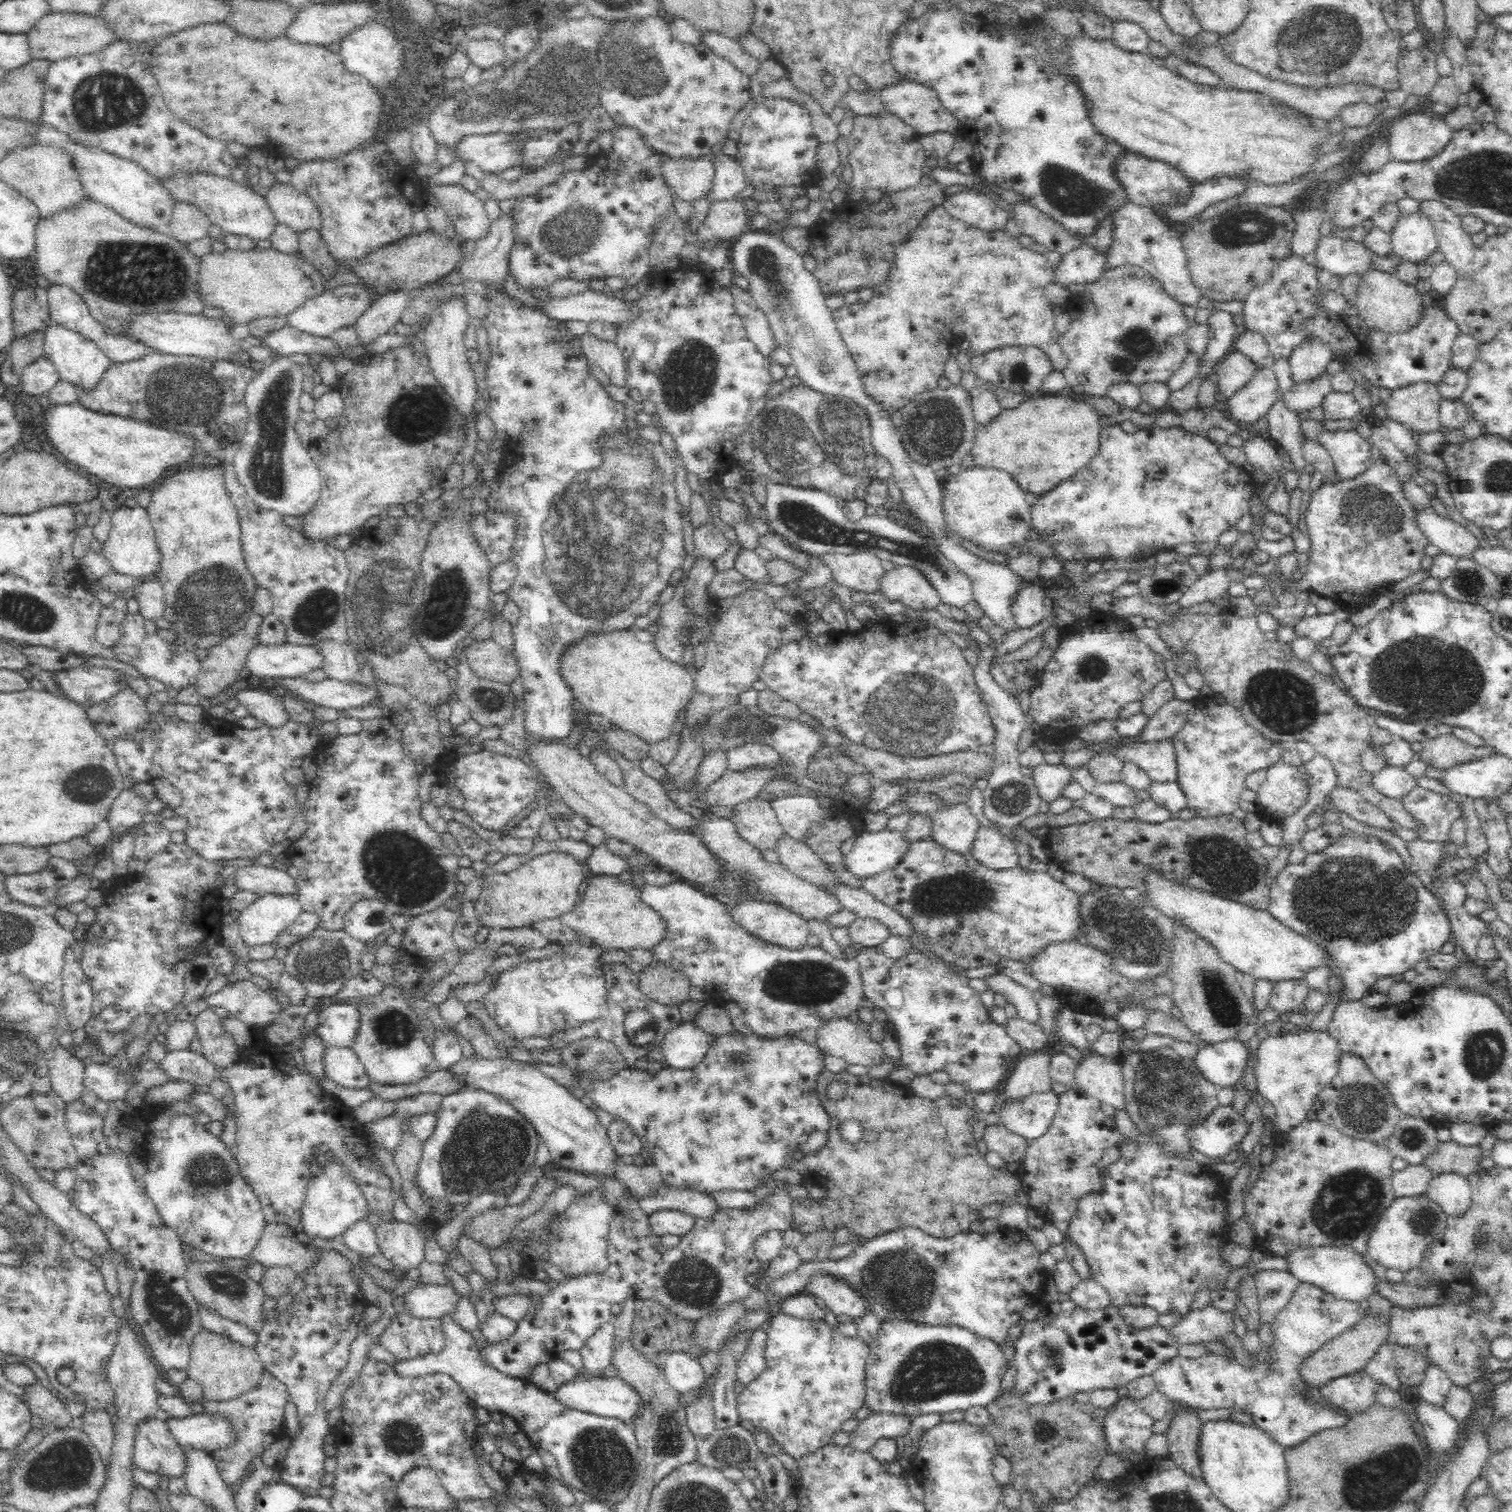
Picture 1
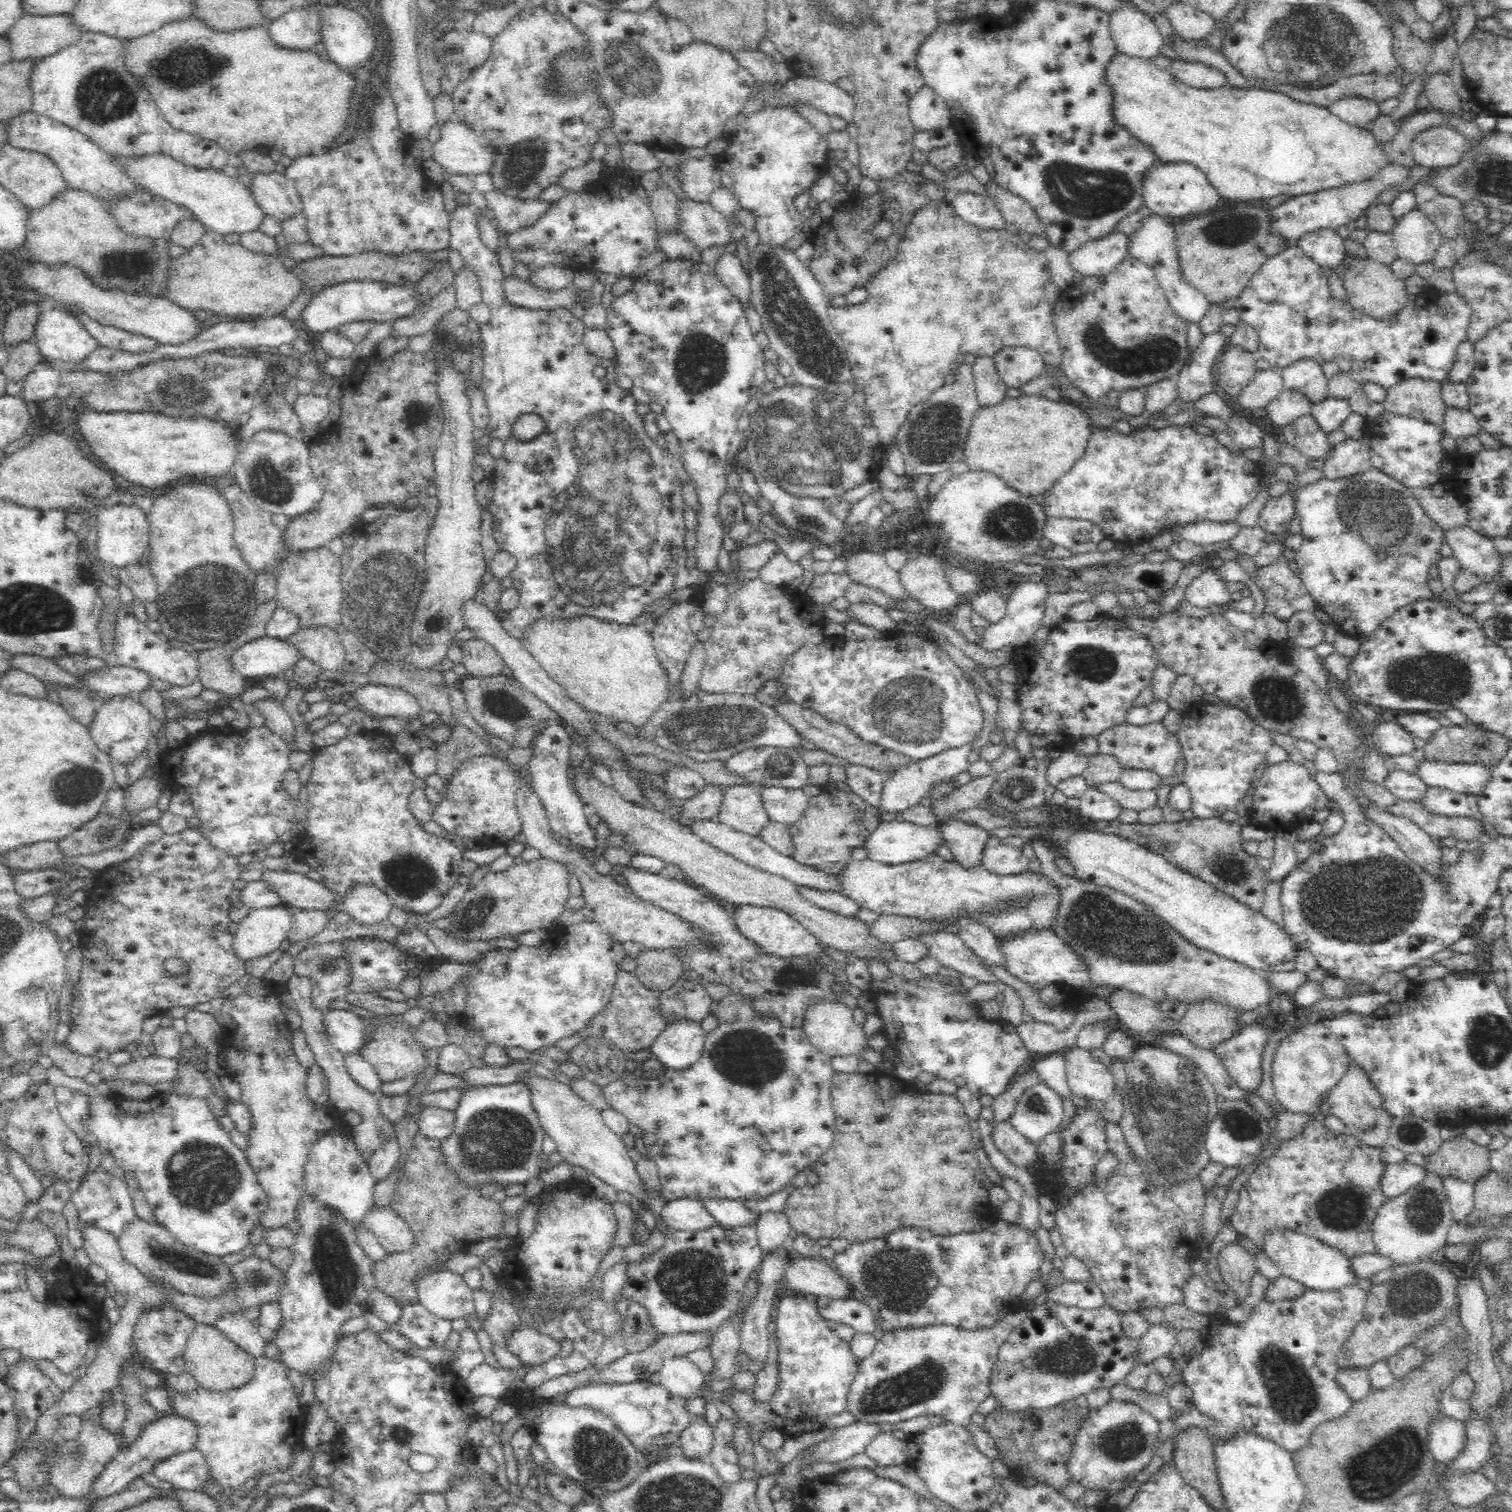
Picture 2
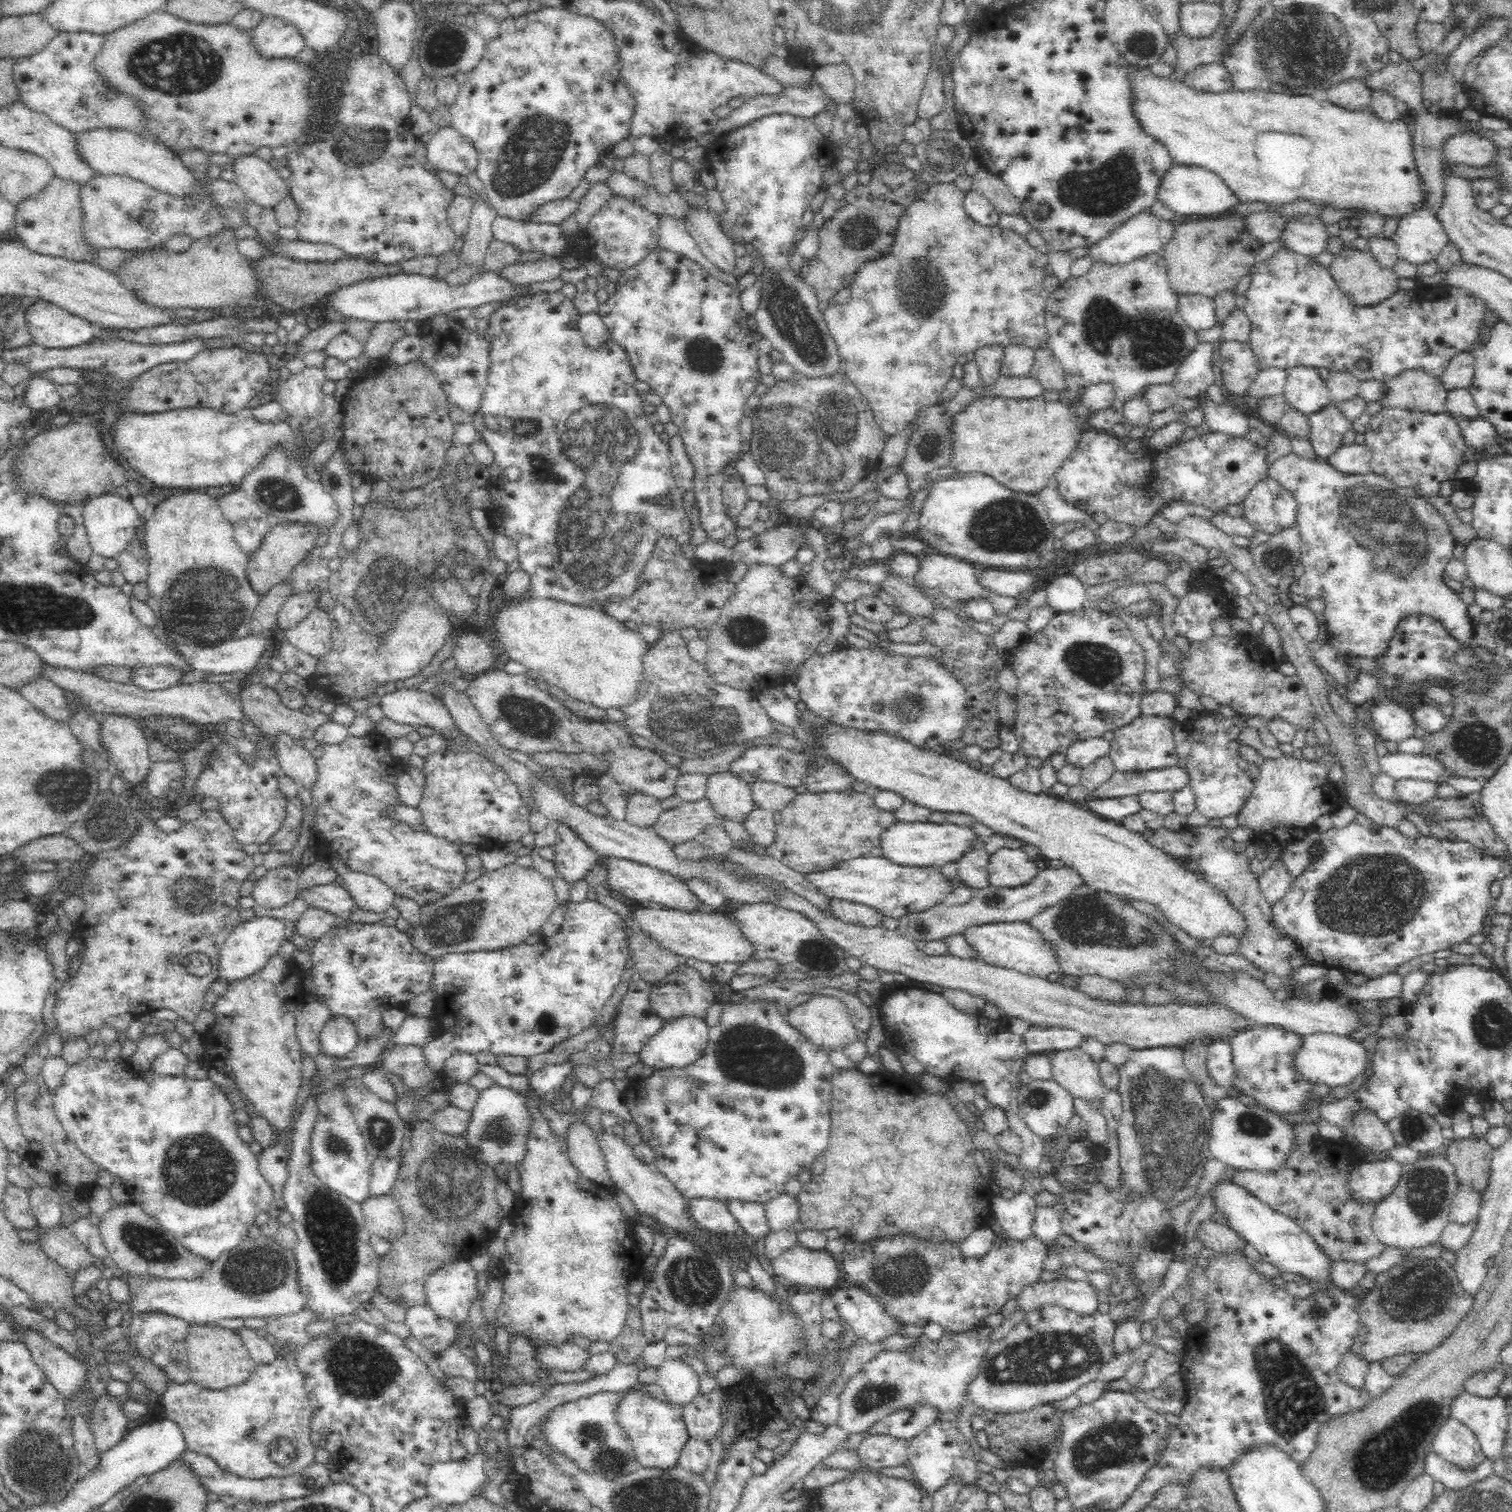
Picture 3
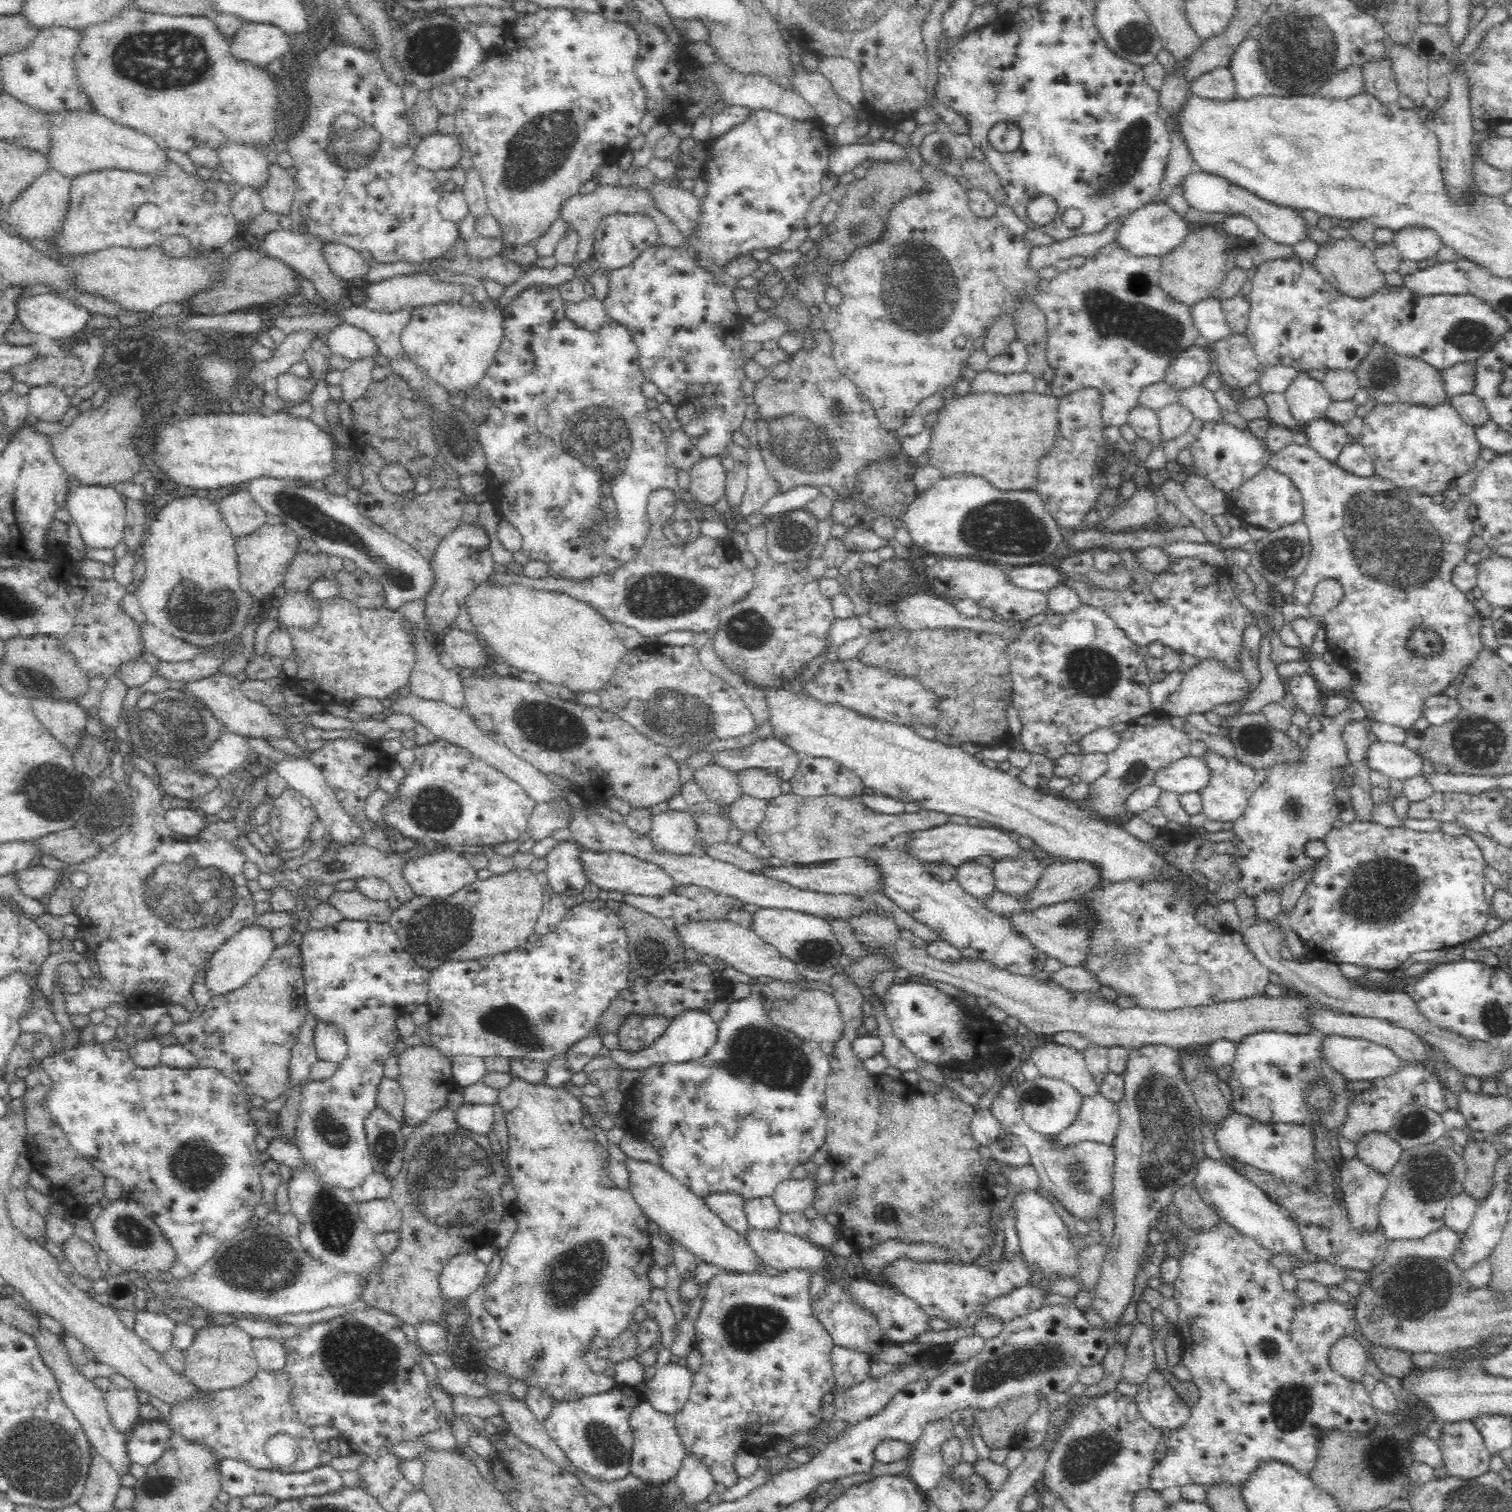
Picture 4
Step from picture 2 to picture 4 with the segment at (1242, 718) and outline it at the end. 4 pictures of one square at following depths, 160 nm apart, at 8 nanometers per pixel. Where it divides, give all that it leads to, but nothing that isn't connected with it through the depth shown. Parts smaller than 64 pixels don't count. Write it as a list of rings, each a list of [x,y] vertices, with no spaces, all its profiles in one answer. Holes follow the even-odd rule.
[[[1209,749],[1205,751],[1204,759],[1212,769],[1212,778],[1208,786],[1199,792],[1203,804],[1202,814],[1216,822],[1232,822],[1240,818],[1247,807],[1248,799],[1266,782],[1266,771],[1242,764],[1233,755],[1220,754]]]

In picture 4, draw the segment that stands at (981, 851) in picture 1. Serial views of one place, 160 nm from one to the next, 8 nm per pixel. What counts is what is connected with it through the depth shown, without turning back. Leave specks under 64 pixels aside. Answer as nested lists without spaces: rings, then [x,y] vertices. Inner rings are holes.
[[[1027,855],[1020,856],[1018,860],[995,862],[992,871],[998,892],[1018,900],[1028,900],[1044,874],[1044,866],[1033,855]]]

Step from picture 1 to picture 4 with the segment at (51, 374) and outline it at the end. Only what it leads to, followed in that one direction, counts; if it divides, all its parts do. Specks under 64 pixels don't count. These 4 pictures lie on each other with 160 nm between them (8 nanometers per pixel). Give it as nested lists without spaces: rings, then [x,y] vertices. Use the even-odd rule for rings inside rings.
[[[55,386],[31,387],[28,394],[29,414],[33,421],[58,422],[72,408],[70,397]]]

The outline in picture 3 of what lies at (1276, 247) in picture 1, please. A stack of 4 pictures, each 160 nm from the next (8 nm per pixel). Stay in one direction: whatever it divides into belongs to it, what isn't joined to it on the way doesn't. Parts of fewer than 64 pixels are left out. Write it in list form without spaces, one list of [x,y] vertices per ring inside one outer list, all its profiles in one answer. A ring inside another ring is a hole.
[[[1243,215],[1222,219],[1194,220],[1178,224],[1174,238],[1161,253],[1166,261],[1166,276],[1177,295],[1201,295],[1213,299],[1221,290],[1234,289],[1239,280],[1249,275],[1255,264],[1256,250],[1261,244],[1243,227]]]

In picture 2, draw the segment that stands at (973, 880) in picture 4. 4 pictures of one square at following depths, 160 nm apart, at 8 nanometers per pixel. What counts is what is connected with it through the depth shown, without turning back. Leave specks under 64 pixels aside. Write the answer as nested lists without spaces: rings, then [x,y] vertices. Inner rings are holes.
[[[952,820],[942,826],[942,835],[945,836],[946,846],[950,848],[955,862],[962,868],[972,870],[983,866],[982,856],[990,836],[987,830]]]

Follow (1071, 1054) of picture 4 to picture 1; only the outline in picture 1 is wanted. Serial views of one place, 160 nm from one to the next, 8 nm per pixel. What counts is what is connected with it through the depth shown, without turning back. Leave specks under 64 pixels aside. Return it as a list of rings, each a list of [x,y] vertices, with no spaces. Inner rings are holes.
[[[1085,1053],[1076,1064],[1074,1085],[1101,1104],[1109,1104],[1116,1109],[1124,1106],[1123,1073],[1116,1058]]]

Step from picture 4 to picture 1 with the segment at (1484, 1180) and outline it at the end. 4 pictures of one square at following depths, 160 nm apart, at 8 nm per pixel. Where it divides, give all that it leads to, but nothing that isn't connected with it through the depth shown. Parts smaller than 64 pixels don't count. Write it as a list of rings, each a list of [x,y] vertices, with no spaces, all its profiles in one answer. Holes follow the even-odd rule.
[[[1453,1140],[1442,1141],[1438,1148],[1429,1154],[1423,1164],[1431,1170],[1433,1176],[1446,1173],[1454,1173],[1463,1177],[1468,1177],[1480,1170],[1480,1161],[1482,1160],[1482,1150],[1479,1146],[1464,1146]]]

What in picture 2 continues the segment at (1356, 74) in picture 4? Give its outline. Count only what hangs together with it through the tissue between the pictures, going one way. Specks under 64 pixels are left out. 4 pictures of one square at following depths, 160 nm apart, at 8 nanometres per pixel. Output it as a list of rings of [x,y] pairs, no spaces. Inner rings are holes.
[[[1362,95],[1341,96],[1329,110],[1347,124],[1370,125],[1379,116],[1379,103]]]

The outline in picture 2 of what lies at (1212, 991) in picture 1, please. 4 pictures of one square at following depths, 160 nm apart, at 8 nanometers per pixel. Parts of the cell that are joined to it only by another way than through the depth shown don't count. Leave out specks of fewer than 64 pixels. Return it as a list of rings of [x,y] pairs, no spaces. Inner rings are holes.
[[[1215,1003],[1188,1004],[1184,1017],[1178,1021],[1174,1021],[1173,1026],[1175,1026],[1175,1032],[1187,1038],[1195,1048],[1216,1049],[1218,1044],[1230,1038],[1238,1030],[1239,1027],[1235,1023],[1235,1017],[1238,1014],[1240,1013],[1236,1013],[1232,1009],[1216,1005]]]

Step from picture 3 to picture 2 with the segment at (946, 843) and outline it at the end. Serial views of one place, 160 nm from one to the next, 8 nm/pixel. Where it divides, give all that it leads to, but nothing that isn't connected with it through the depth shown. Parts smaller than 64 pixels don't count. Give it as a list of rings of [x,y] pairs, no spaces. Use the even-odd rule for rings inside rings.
[[[894,817],[893,821],[884,821],[874,829],[874,832],[866,838],[866,857],[882,863],[897,865],[913,863],[916,860],[926,860],[928,856],[938,855],[938,850],[946,844],[945,836],[942,835],[940,824],[920,826],[912,822]]]

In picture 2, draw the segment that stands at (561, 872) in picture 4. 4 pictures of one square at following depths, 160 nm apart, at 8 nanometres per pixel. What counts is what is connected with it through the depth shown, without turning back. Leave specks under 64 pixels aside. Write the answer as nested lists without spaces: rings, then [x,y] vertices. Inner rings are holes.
[[[550,722],[551,726],[532,744],[534,758],[529,762],[529,770],[532,773],[535,791],[540,795],[546,815],[548,815],[549,826],[553,832],[558,832],[562,838],[566,838],[579,850],[585,850],[589,854],[596,854],[595,830],[588,824],[587,816],[583,811],[586,804],[582,802],[578,791],[574,789],[573,781],[568,776],[570,746],[572,741],[566,733],[566,729],[560,724]]]

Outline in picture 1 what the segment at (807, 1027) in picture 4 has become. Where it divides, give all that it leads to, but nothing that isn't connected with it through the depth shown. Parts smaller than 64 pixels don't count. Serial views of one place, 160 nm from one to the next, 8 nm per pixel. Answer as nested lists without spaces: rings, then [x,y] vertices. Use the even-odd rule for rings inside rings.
[[[834,1016],[823,1021],[815,1037],[825,1055],[840,1057],[848,1065],[862,1065],[869,1069],[872,1064],[878,1064],[884,1054],[882,1045],[874,1042],[848,1017]]]

